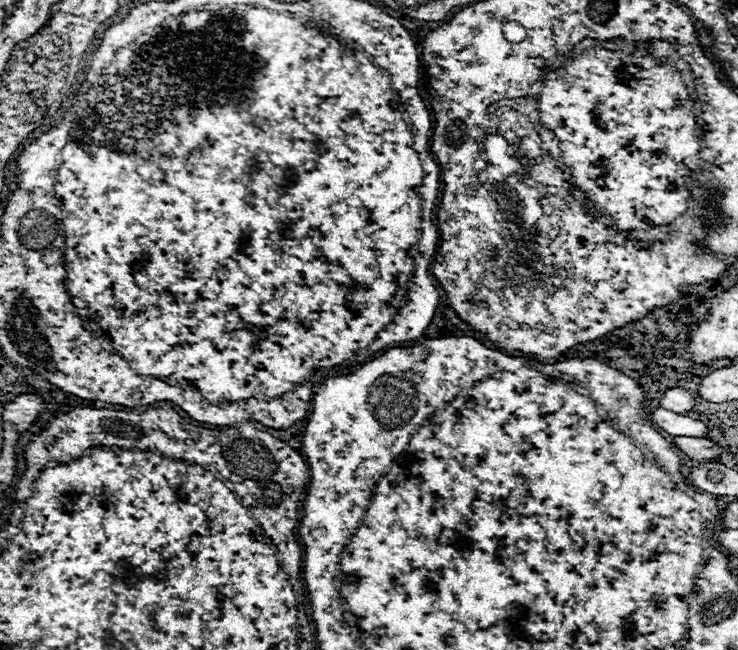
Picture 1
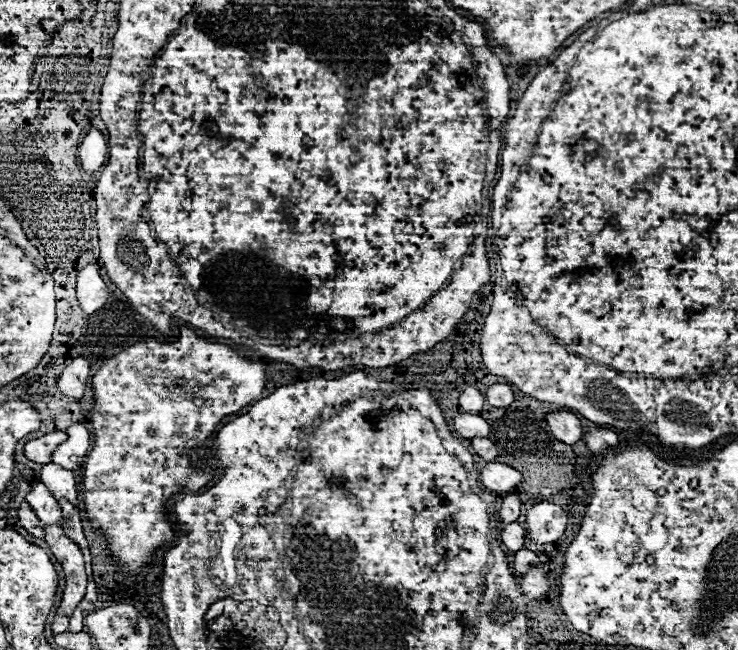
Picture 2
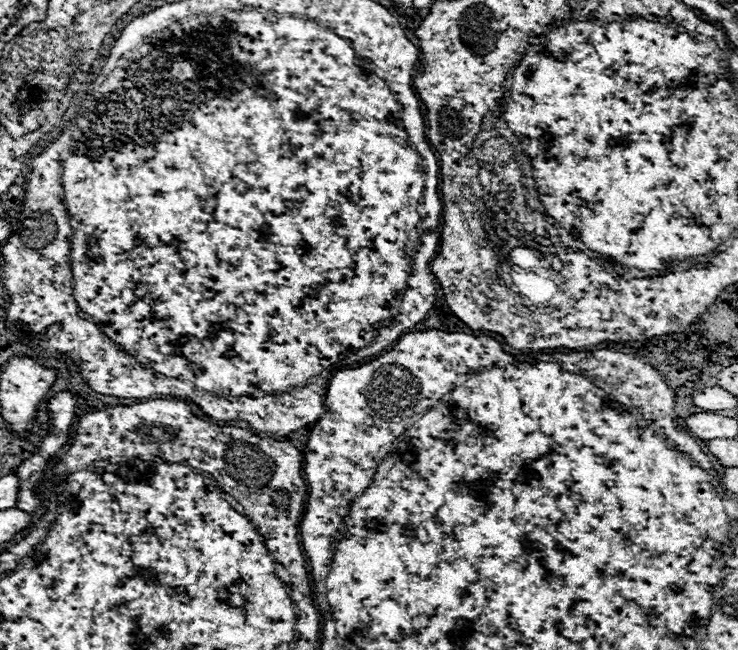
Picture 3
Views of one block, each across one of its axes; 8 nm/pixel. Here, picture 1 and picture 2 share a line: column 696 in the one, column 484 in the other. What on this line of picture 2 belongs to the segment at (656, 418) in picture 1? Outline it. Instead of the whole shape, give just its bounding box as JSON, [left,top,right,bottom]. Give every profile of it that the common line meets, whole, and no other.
[452,414,490,438]

